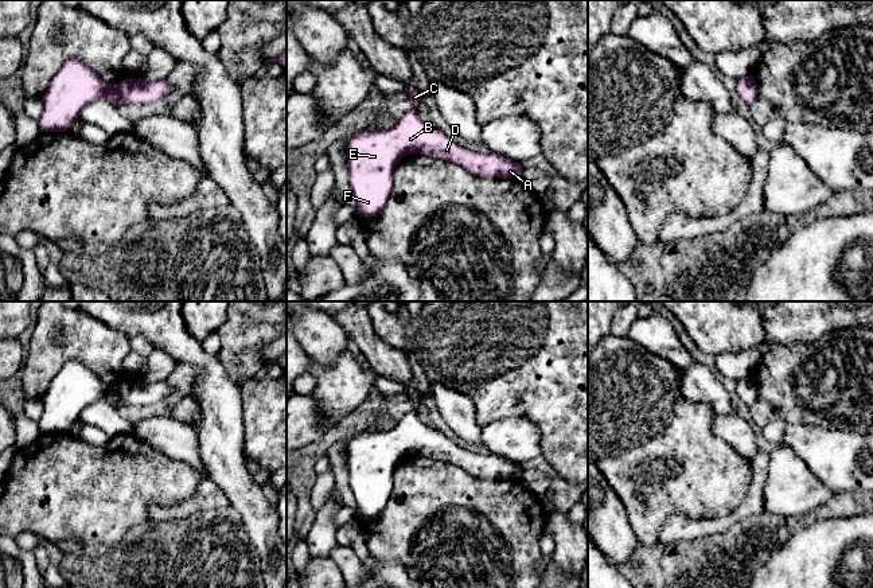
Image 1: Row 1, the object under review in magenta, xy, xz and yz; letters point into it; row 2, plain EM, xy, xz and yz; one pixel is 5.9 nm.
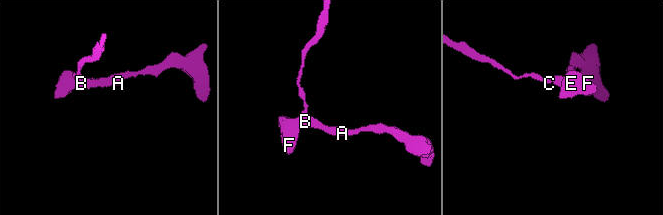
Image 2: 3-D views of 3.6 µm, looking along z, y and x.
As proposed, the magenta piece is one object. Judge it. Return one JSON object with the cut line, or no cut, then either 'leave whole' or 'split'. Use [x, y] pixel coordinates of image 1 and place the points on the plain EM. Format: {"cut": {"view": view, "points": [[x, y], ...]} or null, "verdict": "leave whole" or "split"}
{"cut": null, "verdict": "leave whole"}

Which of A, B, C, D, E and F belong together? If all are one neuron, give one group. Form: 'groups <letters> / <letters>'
groups A B C D E F

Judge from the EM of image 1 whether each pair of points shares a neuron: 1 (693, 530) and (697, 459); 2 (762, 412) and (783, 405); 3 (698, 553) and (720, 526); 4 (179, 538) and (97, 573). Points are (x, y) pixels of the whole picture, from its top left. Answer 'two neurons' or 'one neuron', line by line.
1: two neurons
2: one neuron
3: two neurons
4: one neuron

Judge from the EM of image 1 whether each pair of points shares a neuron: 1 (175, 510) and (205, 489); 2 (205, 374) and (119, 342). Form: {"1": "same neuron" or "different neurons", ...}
{"1": "same neuron", "2": "different neurons"}

